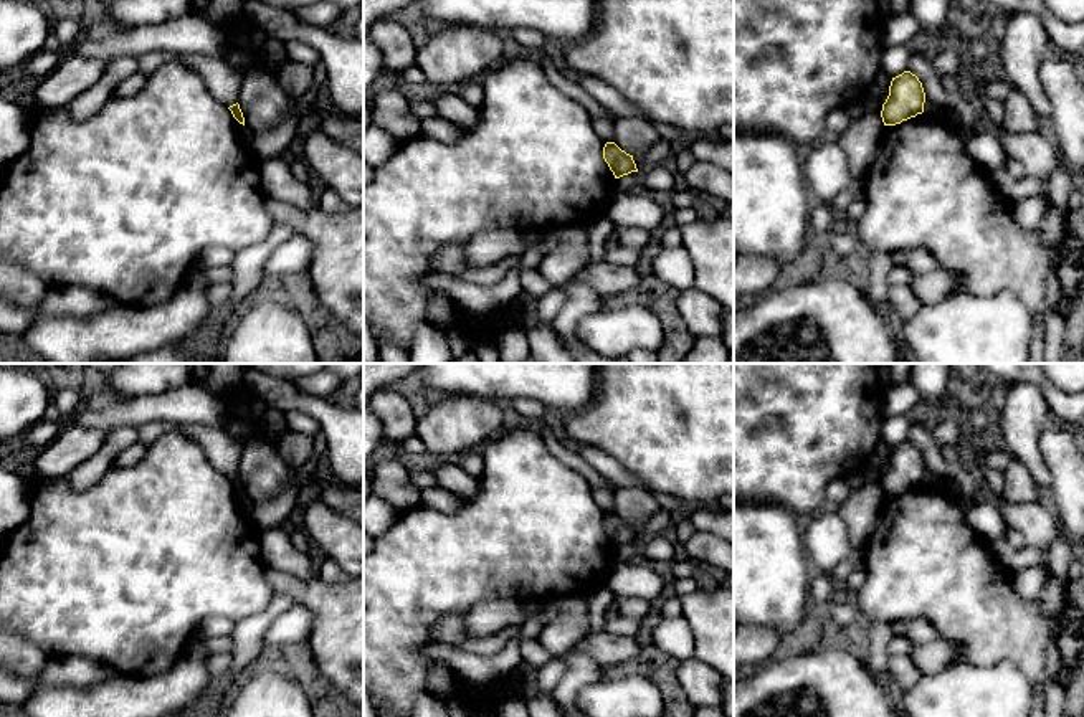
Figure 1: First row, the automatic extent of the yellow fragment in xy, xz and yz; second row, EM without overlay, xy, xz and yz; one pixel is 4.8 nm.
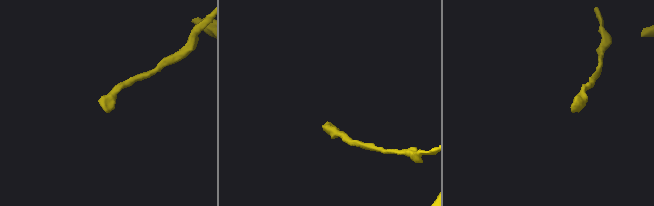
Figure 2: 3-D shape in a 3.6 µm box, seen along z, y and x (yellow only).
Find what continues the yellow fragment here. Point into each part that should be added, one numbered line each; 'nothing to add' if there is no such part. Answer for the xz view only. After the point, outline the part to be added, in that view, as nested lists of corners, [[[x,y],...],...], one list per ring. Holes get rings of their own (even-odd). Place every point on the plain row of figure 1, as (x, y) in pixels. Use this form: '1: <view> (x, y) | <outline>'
nothing to add

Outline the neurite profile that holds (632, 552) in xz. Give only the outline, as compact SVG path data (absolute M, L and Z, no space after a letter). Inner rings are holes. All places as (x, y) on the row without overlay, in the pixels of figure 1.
M638 540L638 542L623 545L615 550L615 555L616 555L618 562L621 562L621 563L638 562L643 557L641 542Z

